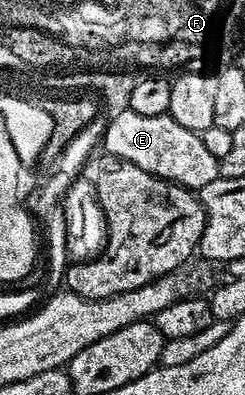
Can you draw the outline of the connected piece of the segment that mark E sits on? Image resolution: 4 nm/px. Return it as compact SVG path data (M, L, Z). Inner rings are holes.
M129 109L112 114L108 118L103 148L110 157L118 157L127 163L135 163L156 177L174 181L184 189L199 191L219 176L219 159L207 151L199 133L179 127L168 112L159 115L139 115Z

